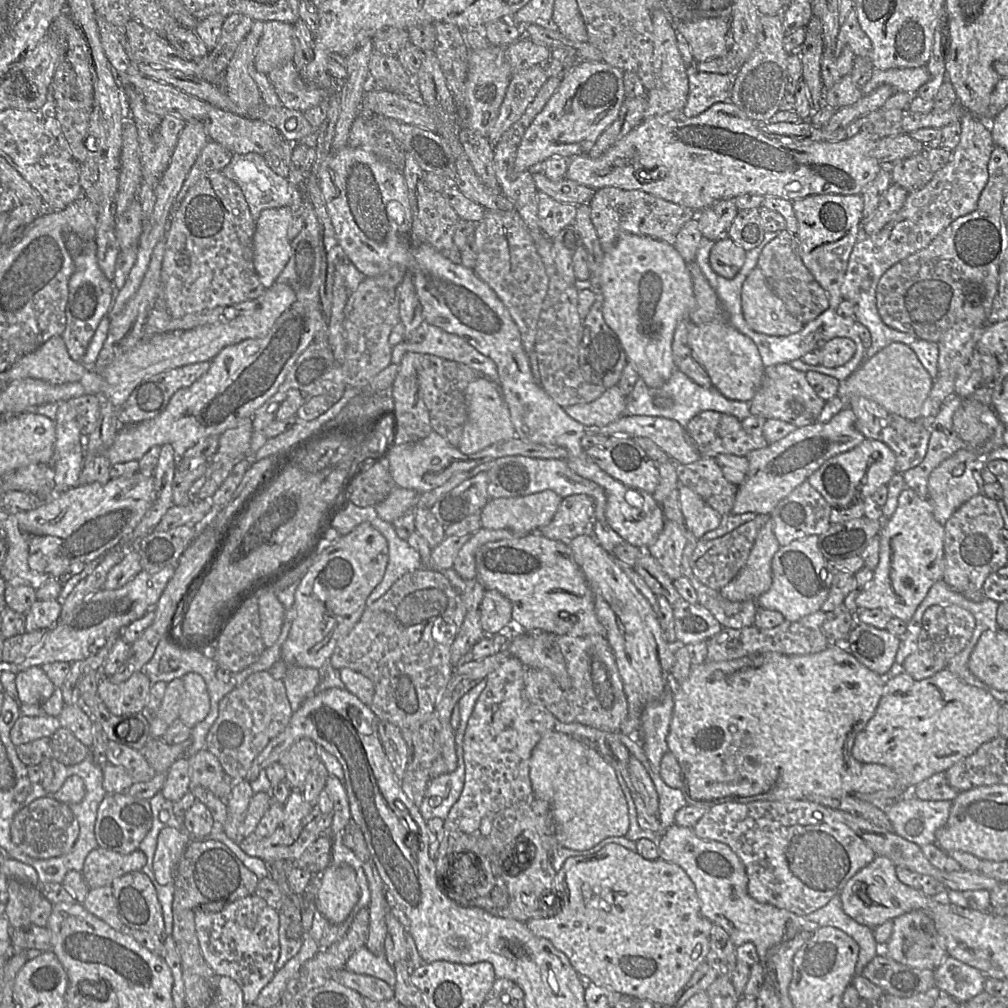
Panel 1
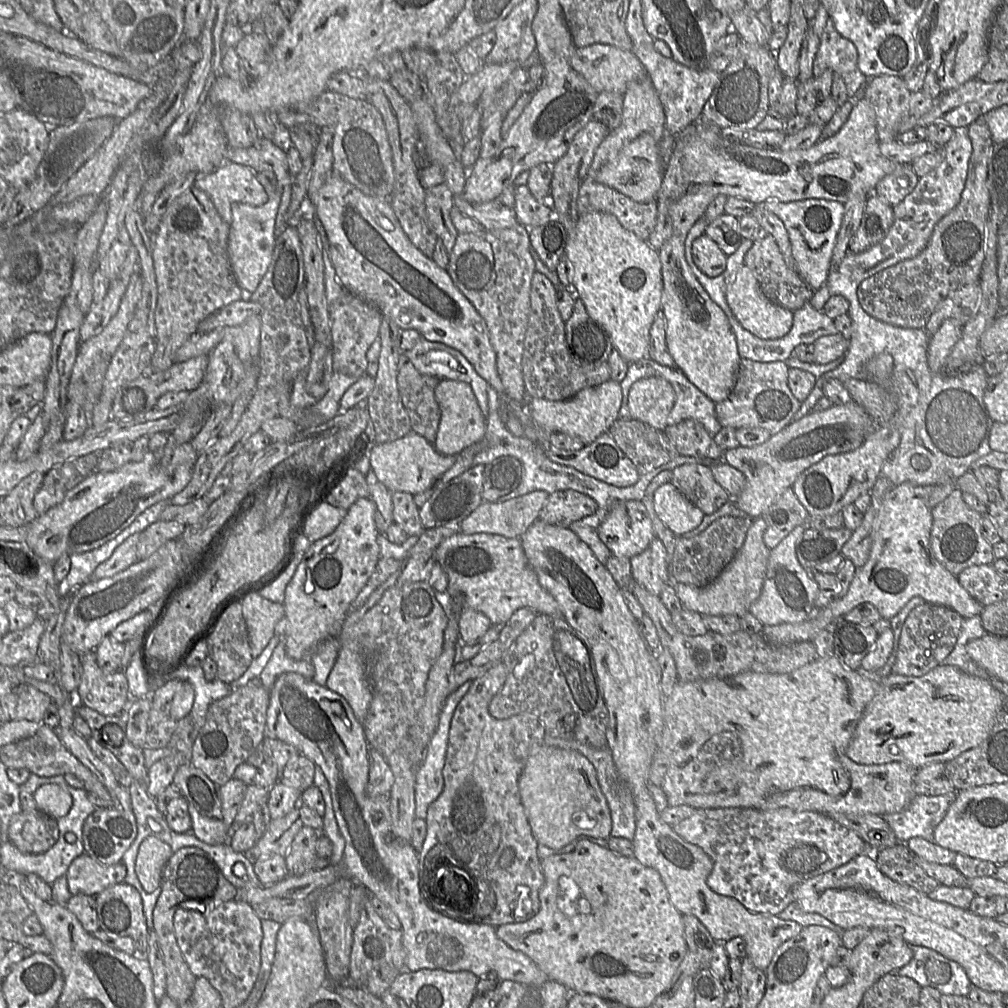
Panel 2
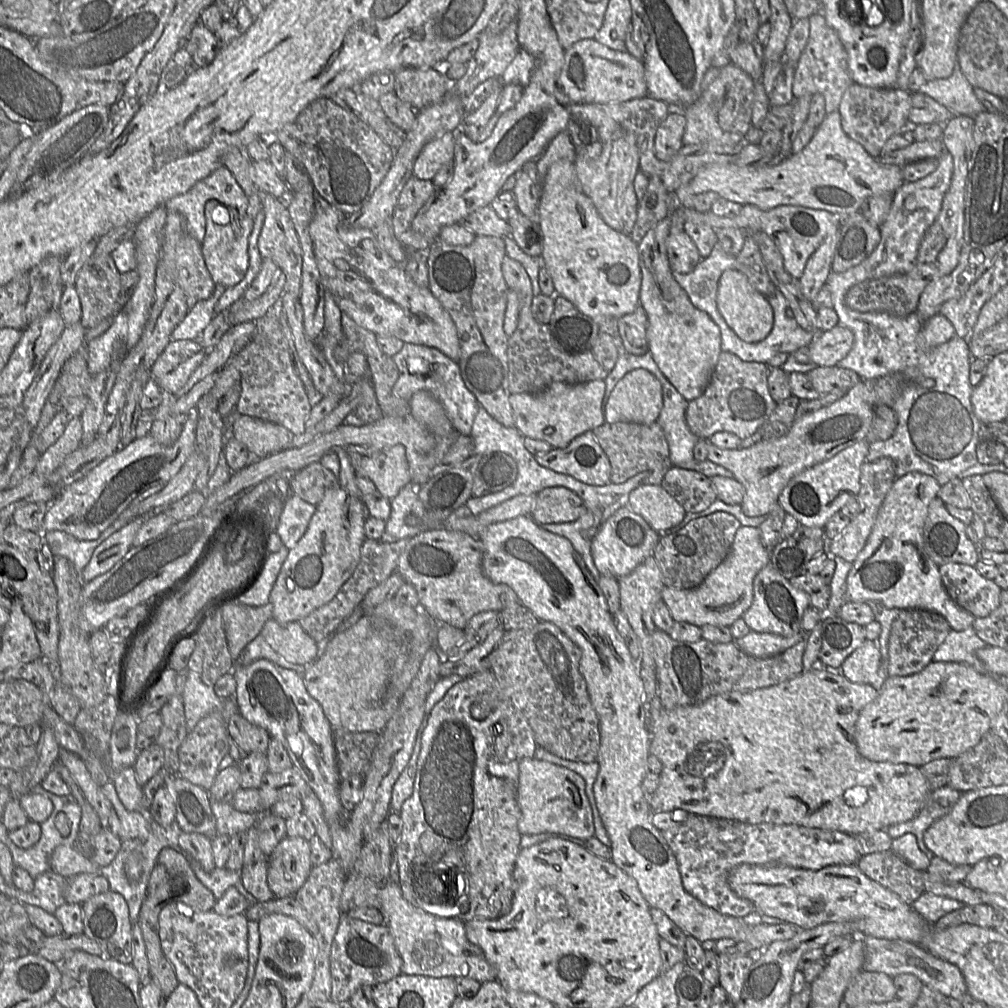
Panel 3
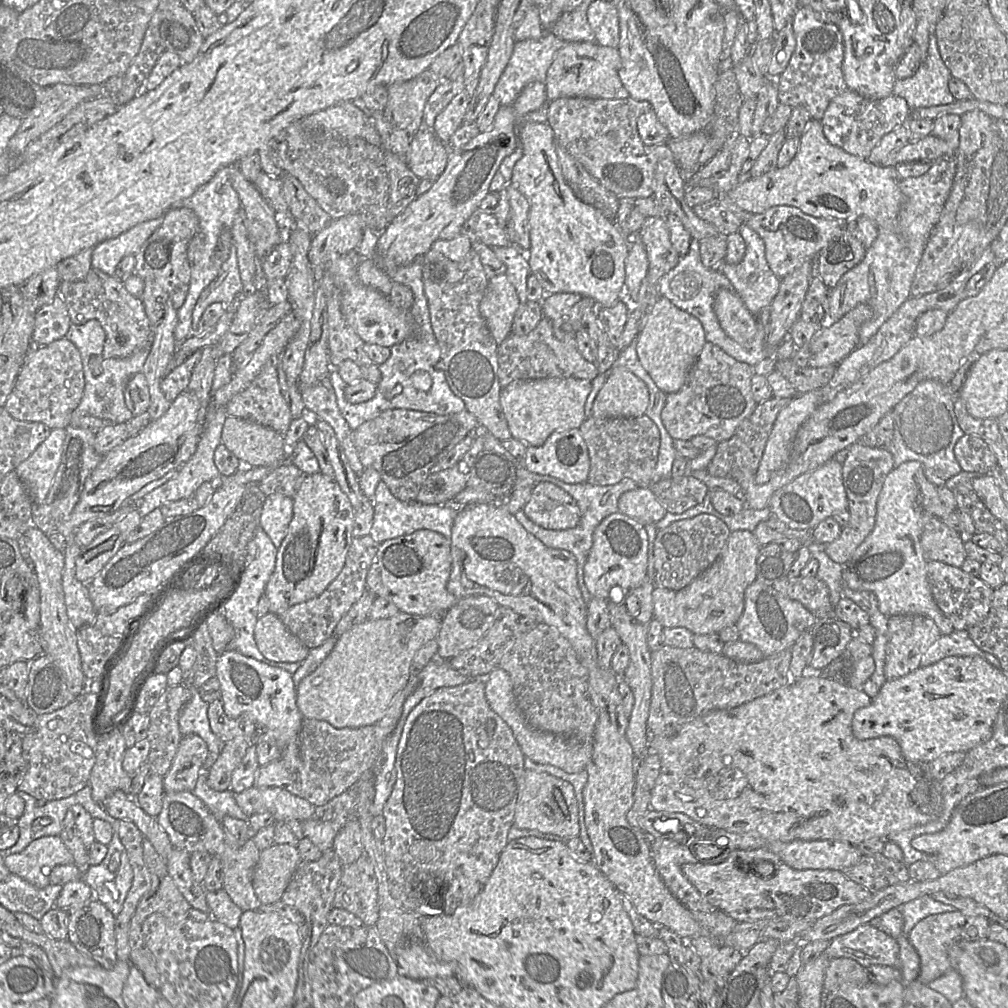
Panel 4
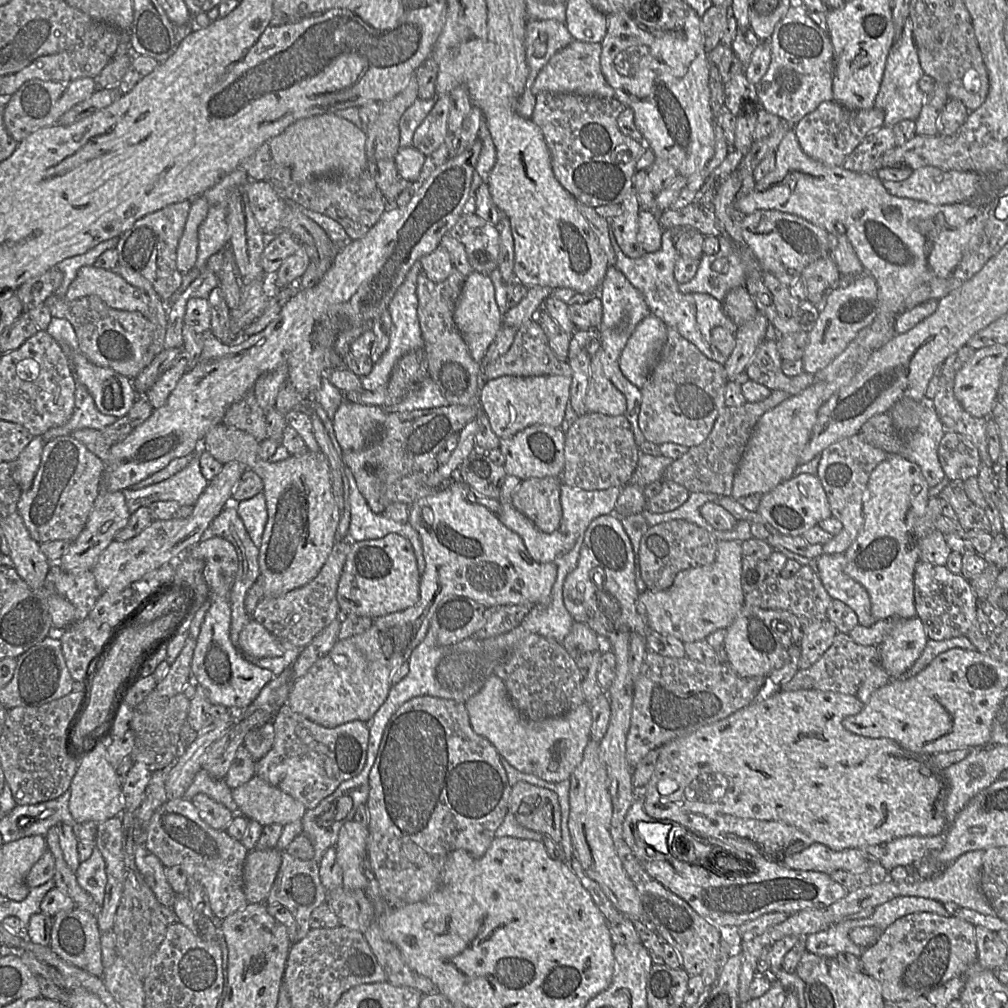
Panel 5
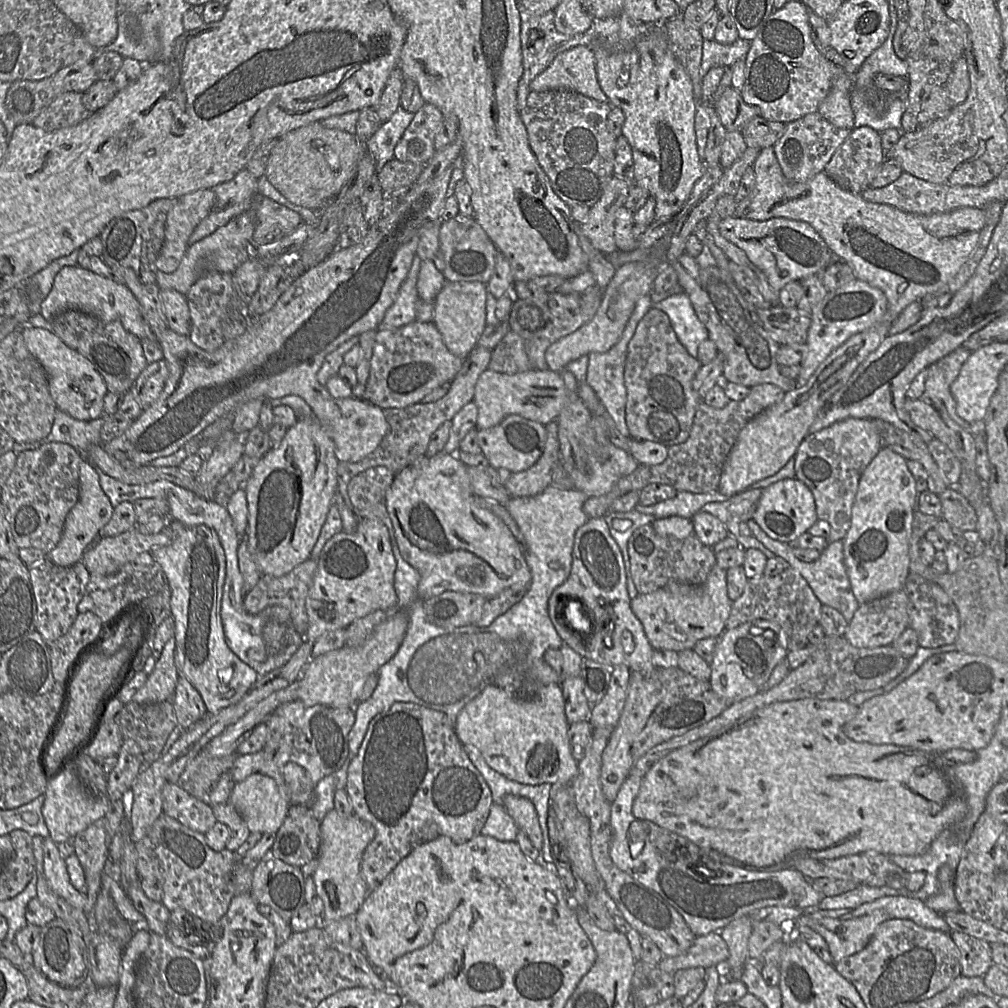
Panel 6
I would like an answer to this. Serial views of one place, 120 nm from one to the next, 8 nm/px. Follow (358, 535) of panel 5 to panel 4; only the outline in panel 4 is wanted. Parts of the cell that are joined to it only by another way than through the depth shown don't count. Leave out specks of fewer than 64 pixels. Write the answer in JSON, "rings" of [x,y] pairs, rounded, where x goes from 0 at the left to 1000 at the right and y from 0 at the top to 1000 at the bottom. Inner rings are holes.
{"rings":[[[377,478],[370,494],[366,494],[371,505],[370,521],[366,532],[376,540],[414,526],[428,526],[446,532],[447,524],[455,507],[454,501],[441,499],[438,501],[422,501],[414,497],[401,498],[394,495],[381,478]]]}

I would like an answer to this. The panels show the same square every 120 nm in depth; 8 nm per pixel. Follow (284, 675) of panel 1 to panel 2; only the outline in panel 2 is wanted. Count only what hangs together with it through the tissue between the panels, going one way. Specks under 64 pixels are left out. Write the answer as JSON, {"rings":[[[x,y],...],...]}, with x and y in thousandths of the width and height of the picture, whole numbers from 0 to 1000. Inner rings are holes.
{"rings":[[[282,631],[272,644],[267,657],[255,673],[261,682],[268,685],[276,671],[282,668],[295,668],[305,674],[310,674],[312,662],[308,655],[292,655],[288,653],[283,645]]]}

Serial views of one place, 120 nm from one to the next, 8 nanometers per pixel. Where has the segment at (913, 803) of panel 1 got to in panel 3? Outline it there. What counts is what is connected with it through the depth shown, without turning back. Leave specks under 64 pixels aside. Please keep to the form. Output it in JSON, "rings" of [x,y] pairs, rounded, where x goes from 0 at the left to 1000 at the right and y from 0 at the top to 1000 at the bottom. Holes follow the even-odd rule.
{"rings":[[[942,779],[925,784],[919,799],[906,813],[884,818],[878,823],[886,832],[900,826],[907,827],[914,844],[923,850],[928,850],[919,840],[916,827],[925,817],[942,806],[953,789],[952,785]]]}

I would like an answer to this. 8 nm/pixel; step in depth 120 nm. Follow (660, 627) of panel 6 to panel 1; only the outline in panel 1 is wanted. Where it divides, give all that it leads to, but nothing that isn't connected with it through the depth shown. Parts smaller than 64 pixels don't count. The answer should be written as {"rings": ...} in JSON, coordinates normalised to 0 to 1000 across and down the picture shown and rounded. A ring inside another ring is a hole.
{"rings":[[[764,515],[754,525],[739,562],[714,589],[724,596],[750,595],[766,578],[766,555],[774,544]]]}

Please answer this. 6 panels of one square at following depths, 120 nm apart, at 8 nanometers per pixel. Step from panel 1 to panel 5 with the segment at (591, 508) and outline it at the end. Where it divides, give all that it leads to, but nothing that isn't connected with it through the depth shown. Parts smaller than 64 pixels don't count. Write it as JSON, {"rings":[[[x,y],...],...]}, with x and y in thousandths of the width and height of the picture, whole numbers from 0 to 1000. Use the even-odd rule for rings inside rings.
{"rings":[[[556,474],[518,476],[509,489],[507,500],[538,528],[550,528],[558,514]]]}

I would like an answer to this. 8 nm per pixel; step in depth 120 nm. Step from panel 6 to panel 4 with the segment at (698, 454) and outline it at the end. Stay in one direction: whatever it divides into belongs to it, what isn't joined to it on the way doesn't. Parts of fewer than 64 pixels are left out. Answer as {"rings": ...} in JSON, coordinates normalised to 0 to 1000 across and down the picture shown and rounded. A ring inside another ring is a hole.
{"rings":[[[767,394],[751,401],[747,410],[737,417],[724,436],[712,438],[709,451],[700,463],[700,467],[709,473],[724,473],[727,475],[733,474],[736,468],[748,469],[753,462],[772,411],[786,396],[784,394]]]}

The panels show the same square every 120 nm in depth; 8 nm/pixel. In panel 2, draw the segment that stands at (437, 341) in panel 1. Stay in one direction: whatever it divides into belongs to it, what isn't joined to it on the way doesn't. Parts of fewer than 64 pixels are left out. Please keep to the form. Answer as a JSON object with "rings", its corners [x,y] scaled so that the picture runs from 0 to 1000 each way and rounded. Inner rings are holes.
{"rings":[[[419,334],[408,347],[401,350],[418,371],[436,377],[464,380],[479,412],[483,415],[484,386],[487,384],[458,350],[439,340],[429,339]]]}

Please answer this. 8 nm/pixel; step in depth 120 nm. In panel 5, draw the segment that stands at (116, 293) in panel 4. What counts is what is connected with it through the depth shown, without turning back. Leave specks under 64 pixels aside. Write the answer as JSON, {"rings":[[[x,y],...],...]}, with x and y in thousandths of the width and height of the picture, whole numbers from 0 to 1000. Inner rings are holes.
{"rings":[[[54,292],[44,301],[53,314],[64,316],[72,323],[77,348],[96,363],[133,376],[155,353],[152,348],[155,321],[139,310],[111,306],[94,293],[67,298],[63,293]]]}

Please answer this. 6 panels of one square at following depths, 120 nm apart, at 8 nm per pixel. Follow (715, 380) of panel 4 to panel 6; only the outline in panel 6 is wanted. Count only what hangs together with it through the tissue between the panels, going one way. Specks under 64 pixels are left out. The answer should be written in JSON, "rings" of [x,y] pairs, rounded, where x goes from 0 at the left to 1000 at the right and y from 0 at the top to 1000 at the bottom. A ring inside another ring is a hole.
{"rings":[[[646,303],[623,340],[619,360],[620,415],[629,438],[667,443],[683,436],[696,398],[688,386],[688,377],[696,363],[675,340],[662,312]]]}

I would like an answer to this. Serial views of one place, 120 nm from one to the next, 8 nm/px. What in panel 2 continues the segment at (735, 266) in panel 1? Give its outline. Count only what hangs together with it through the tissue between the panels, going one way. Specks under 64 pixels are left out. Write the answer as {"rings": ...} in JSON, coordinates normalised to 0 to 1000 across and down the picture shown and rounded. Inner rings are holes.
{"rings":[[[697,233],[688,238],[686,251],[688,261],[700,274],[708,276],[718,270],[721,253],[703,235]]]}

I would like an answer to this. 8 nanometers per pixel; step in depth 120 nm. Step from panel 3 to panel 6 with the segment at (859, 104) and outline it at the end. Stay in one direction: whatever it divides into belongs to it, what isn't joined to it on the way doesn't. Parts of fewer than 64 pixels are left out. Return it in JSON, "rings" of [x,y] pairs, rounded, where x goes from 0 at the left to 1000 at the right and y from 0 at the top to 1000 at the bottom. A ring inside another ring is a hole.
{"rings":[[[812,110],[781,123],[777,135],[767,145],[779,177],[784,181],[798,181],[817,170],[826,153],[841,137],[844,130],[824,123]]]}

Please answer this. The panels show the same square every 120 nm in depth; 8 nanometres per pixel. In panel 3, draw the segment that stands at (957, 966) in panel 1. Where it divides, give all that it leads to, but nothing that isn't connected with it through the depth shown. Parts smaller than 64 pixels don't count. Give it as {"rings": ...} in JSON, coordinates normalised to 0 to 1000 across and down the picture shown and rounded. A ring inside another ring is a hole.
{"rings":[[[849,927],[857,937],[856,961],[873,964],[884,969],[893,966],[905,966],[917,977],[921,977],[933,985],[952,992],[959,984],[956,968],[952,961],[922,944],[916,938],[891,932],[876,932],[861,928]]]}

